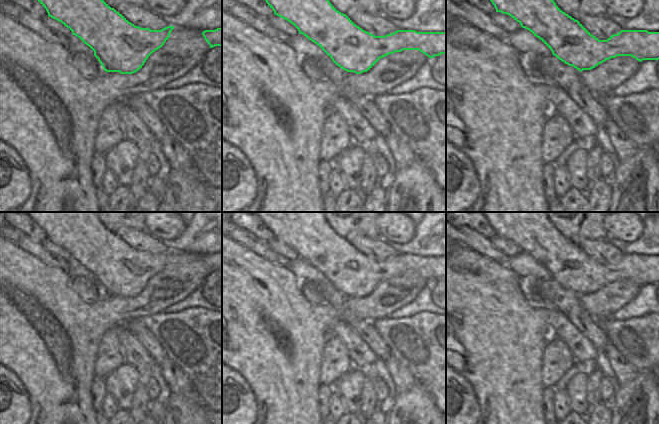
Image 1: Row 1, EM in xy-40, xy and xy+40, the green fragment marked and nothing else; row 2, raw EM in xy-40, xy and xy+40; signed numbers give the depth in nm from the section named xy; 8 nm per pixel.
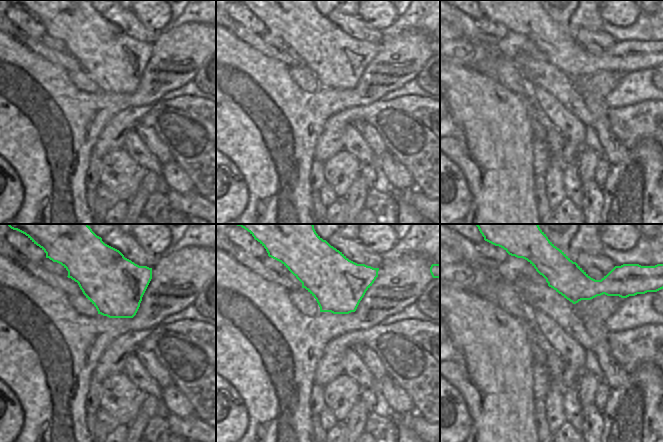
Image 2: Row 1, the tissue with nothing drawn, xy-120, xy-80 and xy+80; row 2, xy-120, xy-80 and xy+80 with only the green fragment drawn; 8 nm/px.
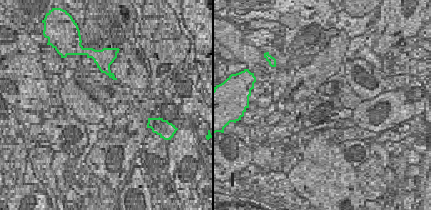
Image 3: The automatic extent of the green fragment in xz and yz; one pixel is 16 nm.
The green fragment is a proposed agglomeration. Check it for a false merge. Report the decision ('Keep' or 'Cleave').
Cleave

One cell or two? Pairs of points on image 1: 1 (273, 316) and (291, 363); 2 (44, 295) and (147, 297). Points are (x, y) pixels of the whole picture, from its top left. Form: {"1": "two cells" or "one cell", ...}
{"1": "one cell", "2": "one cell"}

